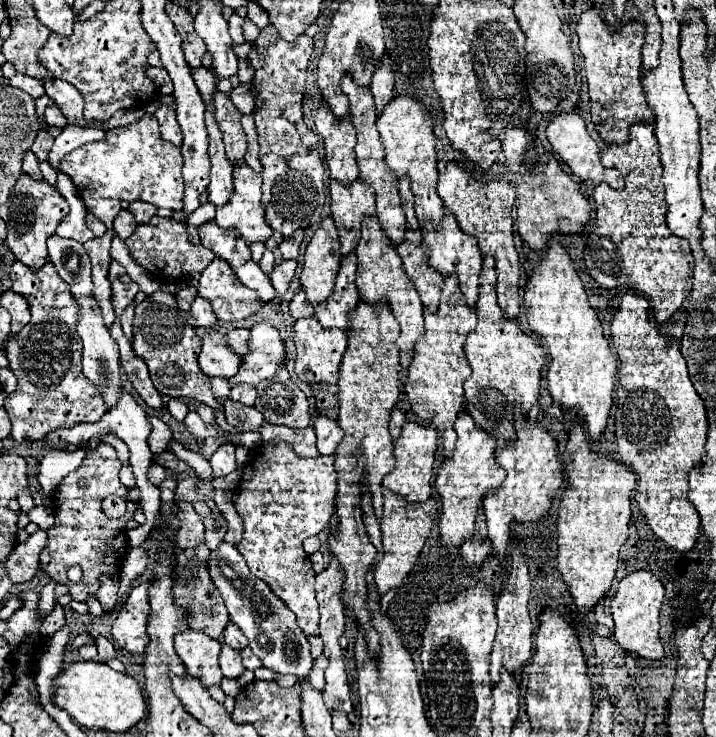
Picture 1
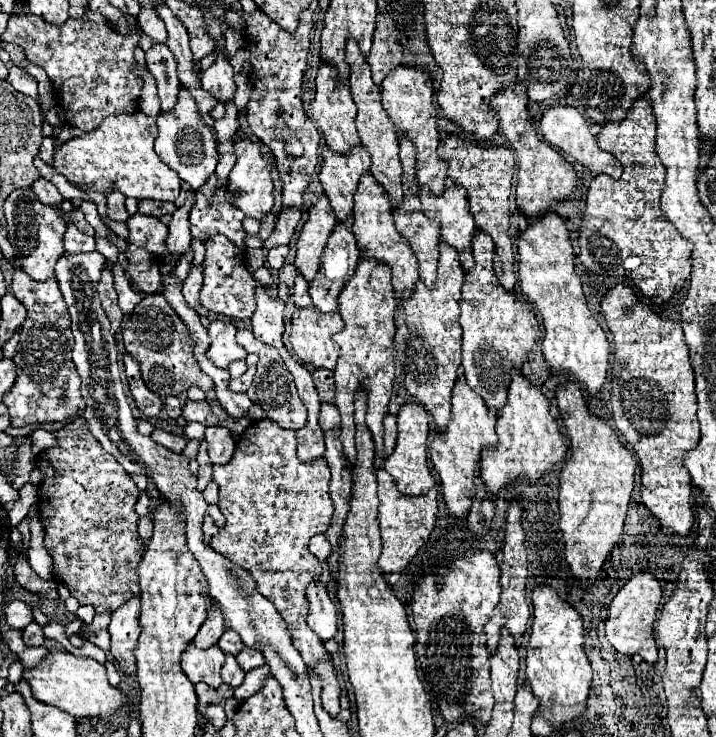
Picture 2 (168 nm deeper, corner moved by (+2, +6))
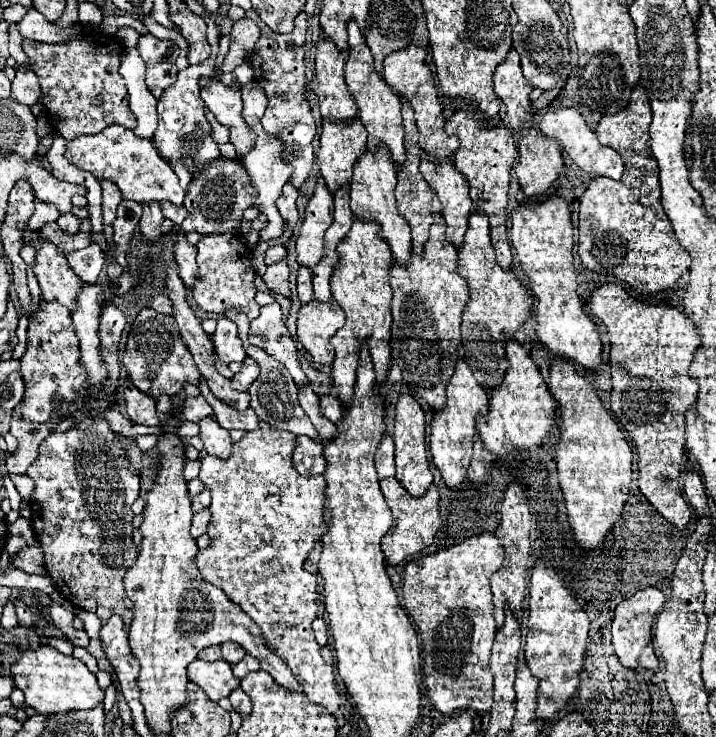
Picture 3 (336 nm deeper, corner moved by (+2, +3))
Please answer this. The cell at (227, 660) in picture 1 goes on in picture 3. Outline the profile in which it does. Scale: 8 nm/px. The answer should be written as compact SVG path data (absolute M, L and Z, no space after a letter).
M237 687L235 691L231 691L231 695L229 695L229 699L231 699L231 705L233 705L233 709L237 709L243 717L251 711L251 699L249 699L249 695L241 689L241 687Z

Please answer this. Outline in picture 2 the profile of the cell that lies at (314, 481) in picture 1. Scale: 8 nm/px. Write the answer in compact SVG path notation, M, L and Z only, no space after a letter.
M267 418L253 422L253 426L249 426L249 430L245 430L241 434L241 438L235 446L233 458L223 466L213 464L213 482L219 486L219 510L223 512L227 522L219 530L219 534L215 534L209 540L209 546L213 550L217 550L221 556L229 558L239 568L245 568L253 576L253 580L257 582L257 592L261 596L265 596L269 602L273 602L273 606L277 608L277 612L281 614L281 618L285 620L285 624L289 628L293 646L301 654L307 668L311 668L317 674L317 678L321 680L323 708L335 718L335 716L339 716L339 710L341 710L339 708L339 692L341 690L339 690L337 678L333 674L333 662L329 658L325 658L327 650L323 648L323 642L305 622L307 610L309 610L309 602L305 596L307 586L311 582L315 582L323 570L319 566L319 560L313 554L309 554L307 544L315 534L325 534L325 528L329 528L329 524L331 524L333 502L329 498L329 478L331 478L331 474L329 474L329 466L327 466L325 458L319 458L313 464L303 464L297 460L293 430L285 430Z

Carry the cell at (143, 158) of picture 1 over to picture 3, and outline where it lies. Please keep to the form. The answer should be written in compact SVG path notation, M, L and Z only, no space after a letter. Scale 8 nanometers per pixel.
M109 125L95 135L81 135L73 141L67 141L65 157L71 165L93 173L99 181L113 181L121 189L123 199L133 199L137 203L149 201L171 201L183 205L185 191L179 187L179 179L165 159L157 153L155 145L147 137L139 137L133 129L121 125Z

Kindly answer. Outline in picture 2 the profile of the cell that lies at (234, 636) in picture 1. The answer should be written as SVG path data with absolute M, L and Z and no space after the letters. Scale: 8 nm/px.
M225 630L225 634L223 634L221 640L219 640L219 648L221 648L225 654L235 654L235 656L237 656L237 654L245 648L245 644L241 642L241 638L239 638L237 632Z

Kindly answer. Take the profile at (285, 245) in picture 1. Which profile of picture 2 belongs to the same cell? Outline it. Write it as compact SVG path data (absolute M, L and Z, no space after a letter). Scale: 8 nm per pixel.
M281 210L273 234L267 240L263 240L263 248L289 244L299 220L301 220L301 210Z

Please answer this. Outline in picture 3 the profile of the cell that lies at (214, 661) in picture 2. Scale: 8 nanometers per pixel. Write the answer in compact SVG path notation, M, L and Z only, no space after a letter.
M193 661L187 667L187 675L193 683L197 683L211 701L219 701L227 697L233 689L239 687L239 679L233 677L231 665L227 661Z

